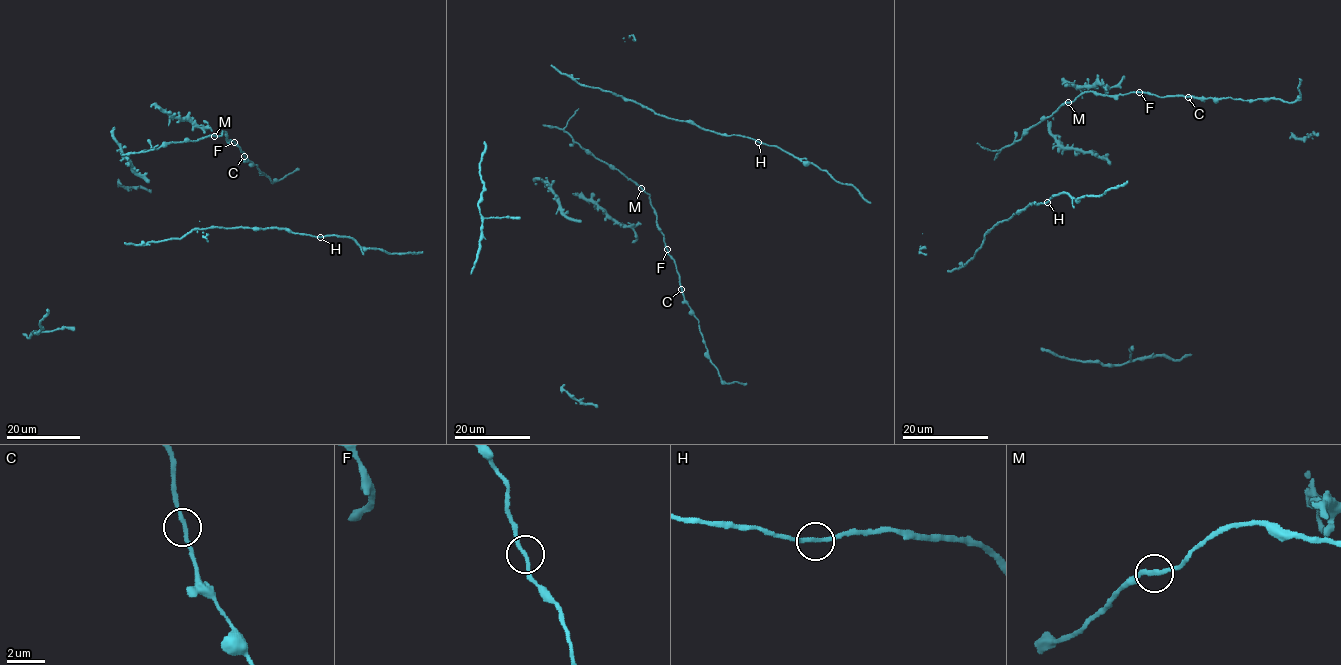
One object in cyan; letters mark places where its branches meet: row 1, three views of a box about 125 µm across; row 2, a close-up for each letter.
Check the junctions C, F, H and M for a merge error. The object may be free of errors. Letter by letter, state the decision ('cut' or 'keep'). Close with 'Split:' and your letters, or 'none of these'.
C: keep
F: keep
H: keep
M: keep
Split: none of these

